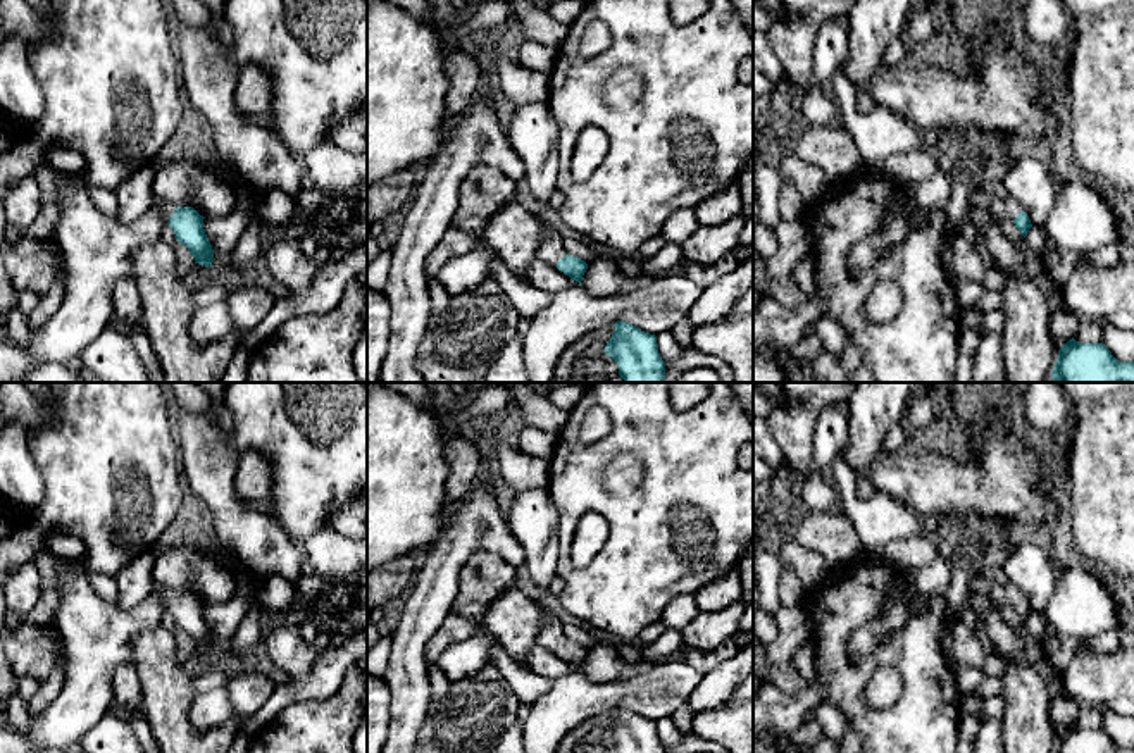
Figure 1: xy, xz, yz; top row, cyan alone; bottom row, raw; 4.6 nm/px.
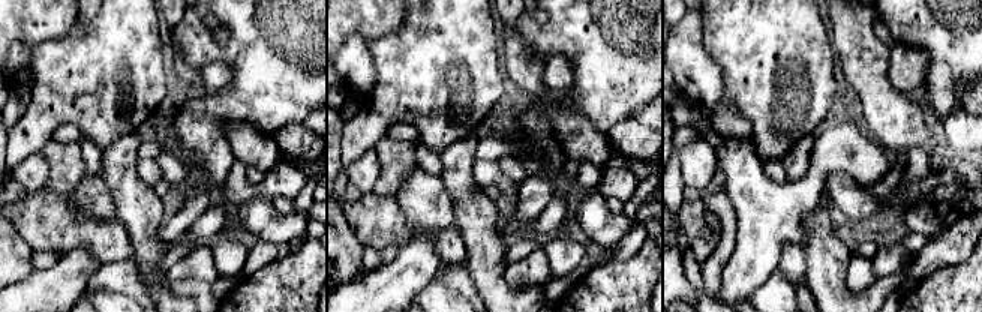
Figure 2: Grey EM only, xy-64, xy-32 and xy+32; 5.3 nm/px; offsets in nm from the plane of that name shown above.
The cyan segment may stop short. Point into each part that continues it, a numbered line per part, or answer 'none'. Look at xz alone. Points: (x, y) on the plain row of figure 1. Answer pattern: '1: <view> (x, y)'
1: xz (550, 636)

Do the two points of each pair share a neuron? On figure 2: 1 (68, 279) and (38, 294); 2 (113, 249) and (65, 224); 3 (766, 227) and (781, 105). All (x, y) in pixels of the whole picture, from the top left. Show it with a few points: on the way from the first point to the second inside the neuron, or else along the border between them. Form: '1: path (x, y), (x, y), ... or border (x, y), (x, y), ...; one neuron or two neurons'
1: path (60, 287), (45, 294); one neuron
2: path (101, 239), (77, 231); one neuron
3: border (751, 140), (760, 161); two neurons

